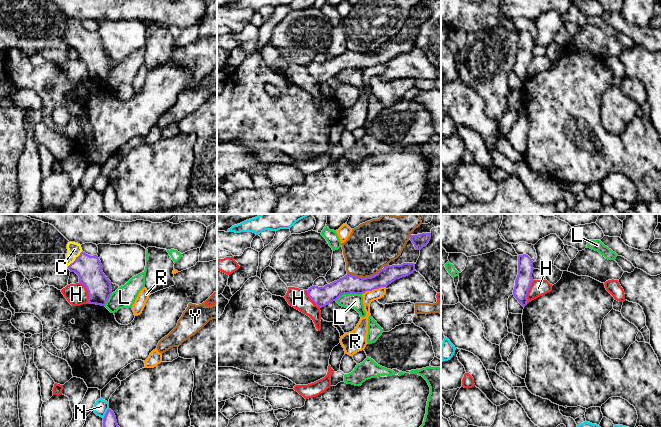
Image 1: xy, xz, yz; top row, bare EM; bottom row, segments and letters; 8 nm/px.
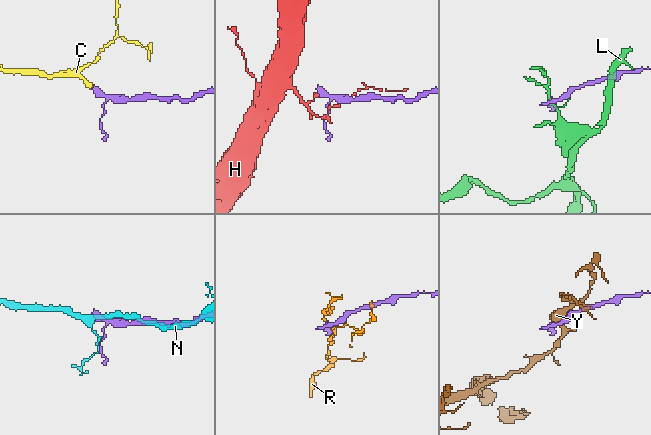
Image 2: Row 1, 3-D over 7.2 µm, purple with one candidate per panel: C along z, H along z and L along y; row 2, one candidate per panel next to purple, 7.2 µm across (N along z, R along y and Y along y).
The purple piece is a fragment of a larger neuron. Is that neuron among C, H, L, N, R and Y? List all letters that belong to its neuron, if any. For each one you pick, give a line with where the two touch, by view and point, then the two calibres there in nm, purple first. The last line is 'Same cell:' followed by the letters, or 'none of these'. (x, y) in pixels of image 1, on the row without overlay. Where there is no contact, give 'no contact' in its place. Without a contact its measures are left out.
C: contact xy (75, 35); calibres 200 and 110 nm
Same cell: C

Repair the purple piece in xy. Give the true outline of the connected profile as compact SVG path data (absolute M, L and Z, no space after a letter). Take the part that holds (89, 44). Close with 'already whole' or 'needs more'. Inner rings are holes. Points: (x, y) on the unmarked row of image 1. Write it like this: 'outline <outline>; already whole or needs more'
outline M68 18L67 25L65 39L71 48L79 52L79 59L86 63L89 80L105 82L112 70L111 57L103 49L98 32L86 30L75 18Z; needs more

